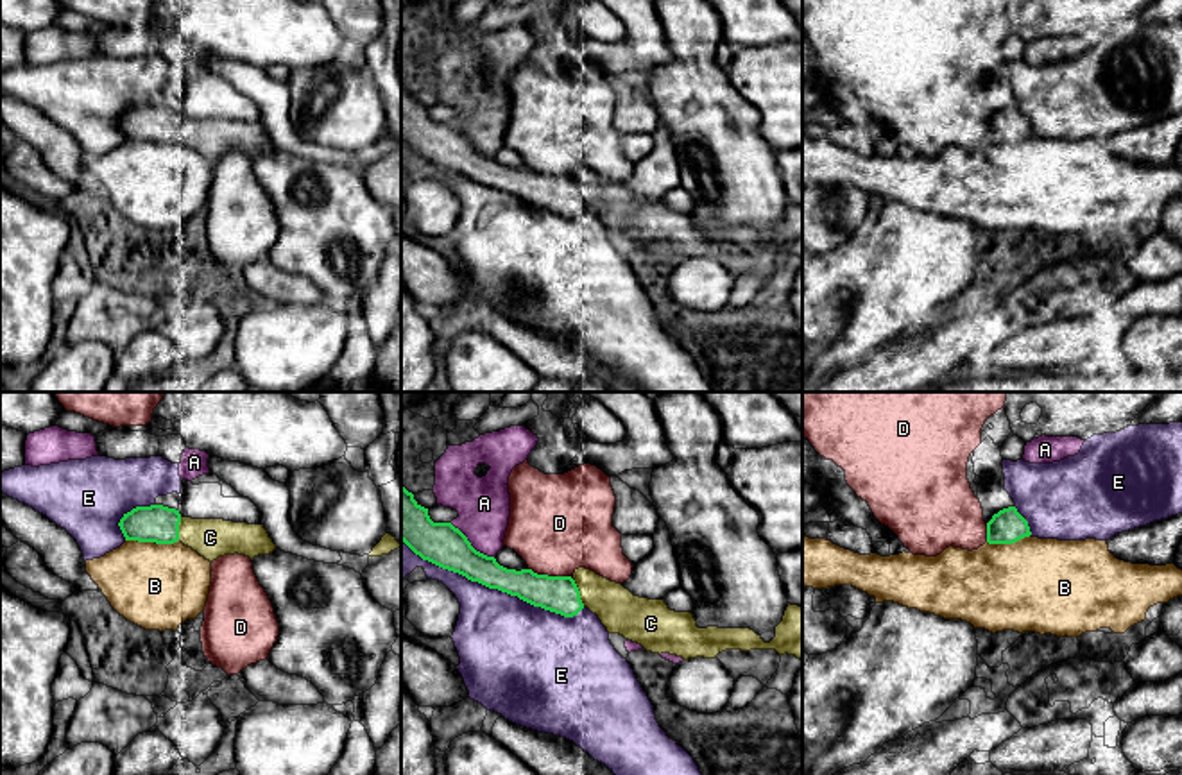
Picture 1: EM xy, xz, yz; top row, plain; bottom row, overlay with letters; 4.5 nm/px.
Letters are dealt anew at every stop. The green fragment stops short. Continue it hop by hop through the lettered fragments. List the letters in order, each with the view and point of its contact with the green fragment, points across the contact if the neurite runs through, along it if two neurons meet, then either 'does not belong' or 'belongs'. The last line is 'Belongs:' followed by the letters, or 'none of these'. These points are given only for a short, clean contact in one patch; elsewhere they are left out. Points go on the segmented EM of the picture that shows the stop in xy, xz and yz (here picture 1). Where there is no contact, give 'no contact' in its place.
A: xz (470, 545) | along xz (450, 523), (477, 550), (493, 557) | does not belong
B: xy (153, 541) | along xy (126, 539), (178, 541) | does not belong
C: xz (579, 593) | across xz (559, 595), (579, 593), (597, 593), (622, 613) | belongs
D: xz (550, 577) | along xz (529, 568), (538, 573), (570, 577) | does not belong
E: xz (493, 587) | does not belong
Belongs: C

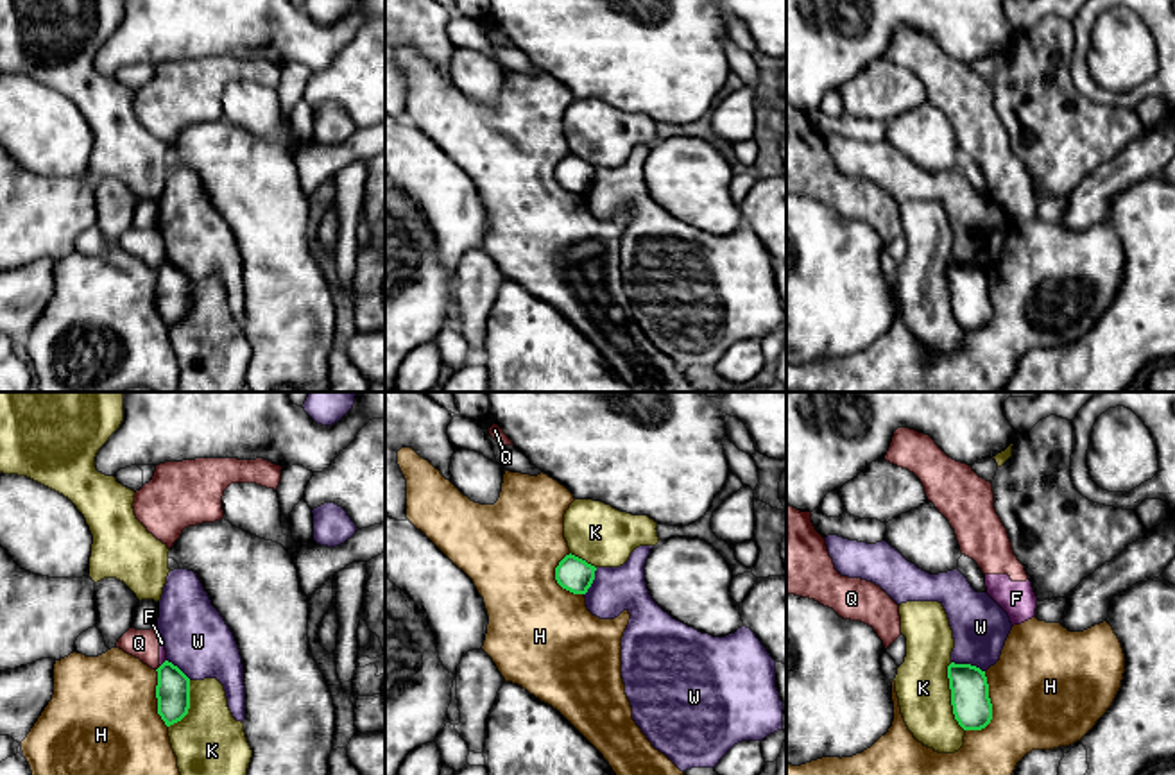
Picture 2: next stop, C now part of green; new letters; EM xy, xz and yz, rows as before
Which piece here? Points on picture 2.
F: xy (163, 663) | does not belong
H: yz (991, 709) | does not belong
K: yz (952, 697) | does not belong
Q: xy (158, 668) | does not belong
W: yz (968, 664) | does not belong
Belongs: none of these

